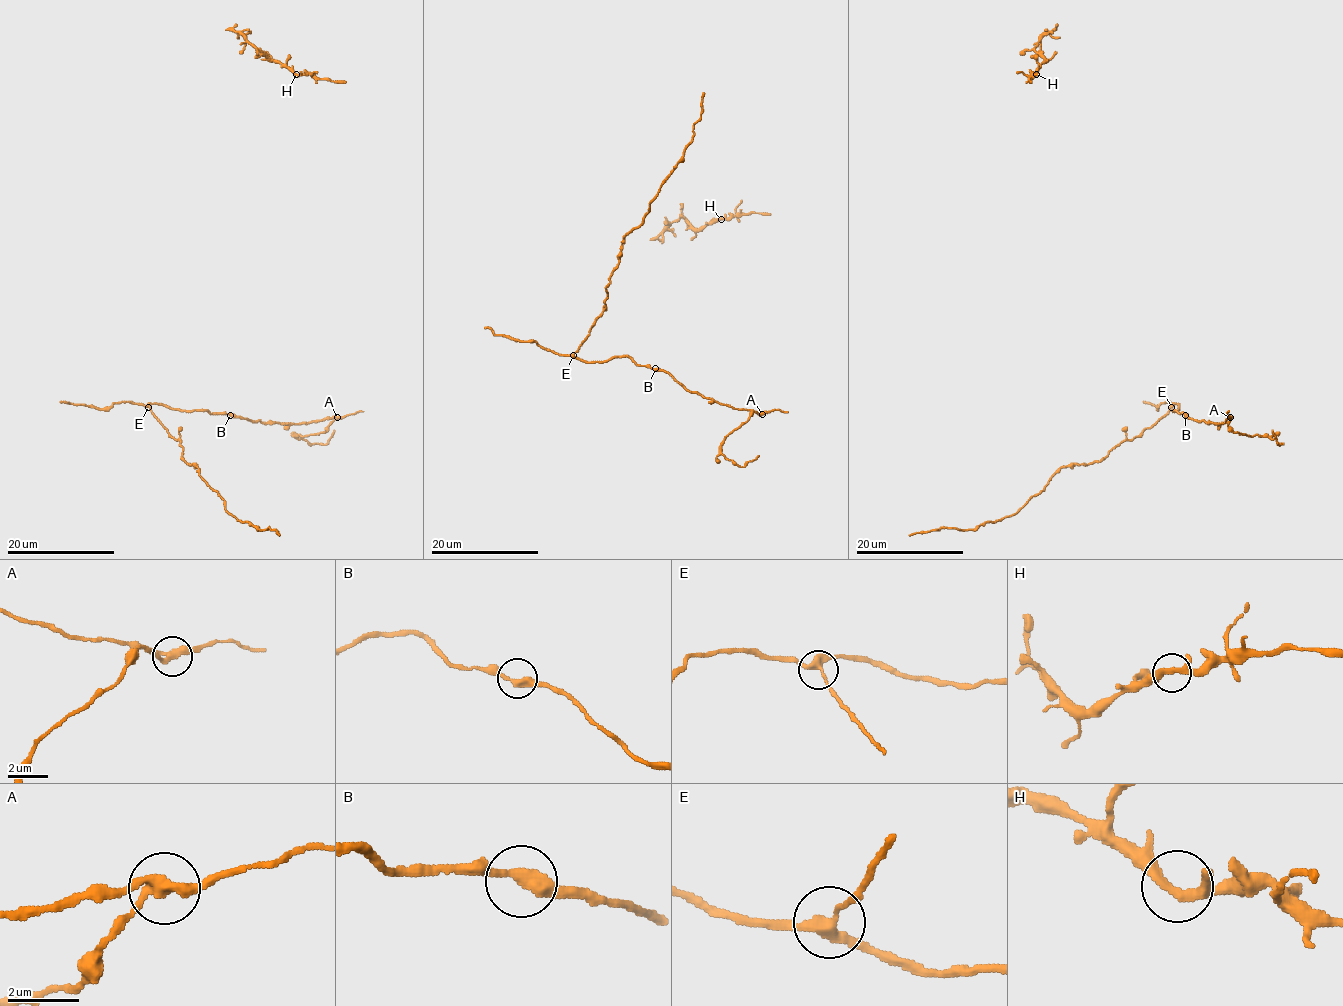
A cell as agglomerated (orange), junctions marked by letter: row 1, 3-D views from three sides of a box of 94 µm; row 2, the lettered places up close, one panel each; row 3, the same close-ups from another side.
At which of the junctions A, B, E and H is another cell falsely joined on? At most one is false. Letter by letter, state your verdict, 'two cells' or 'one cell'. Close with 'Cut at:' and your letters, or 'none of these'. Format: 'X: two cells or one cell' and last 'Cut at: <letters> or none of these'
A: two cells
B: one cell
E: one cell
H: one cell
Cut at: A

